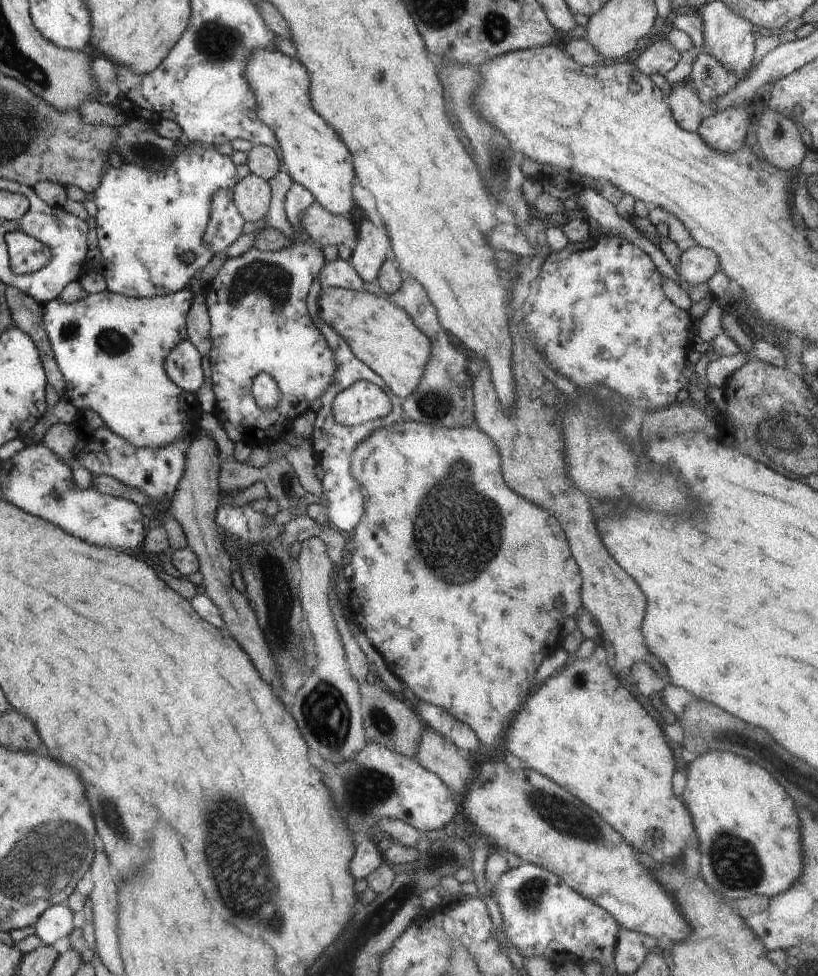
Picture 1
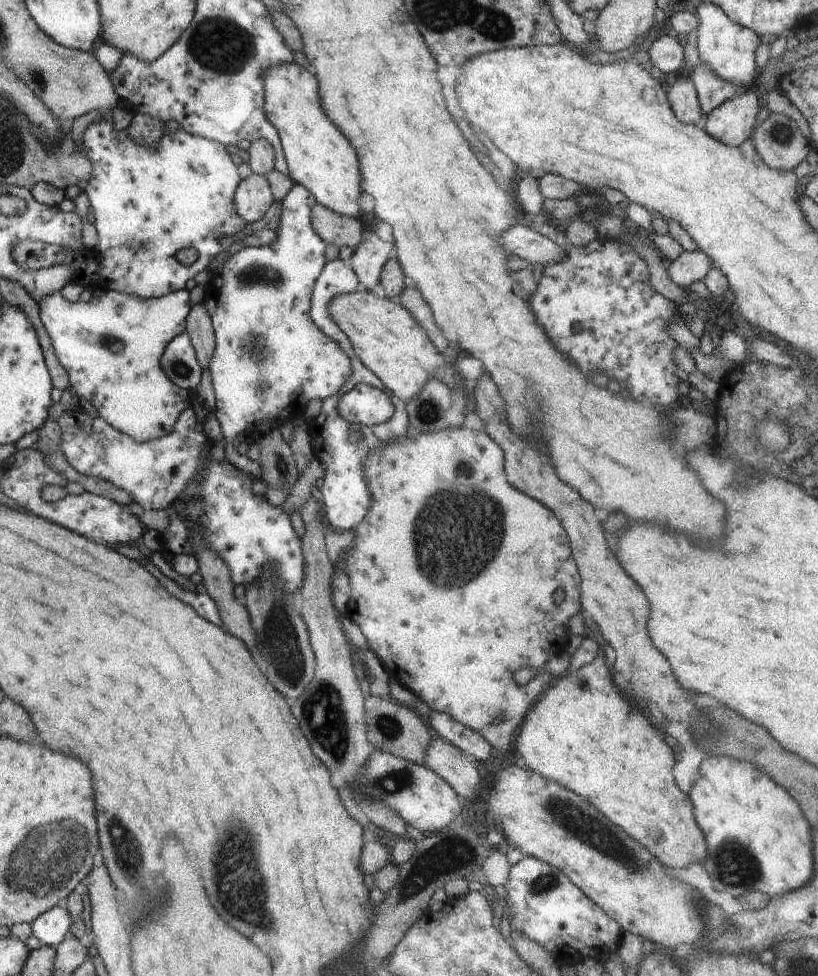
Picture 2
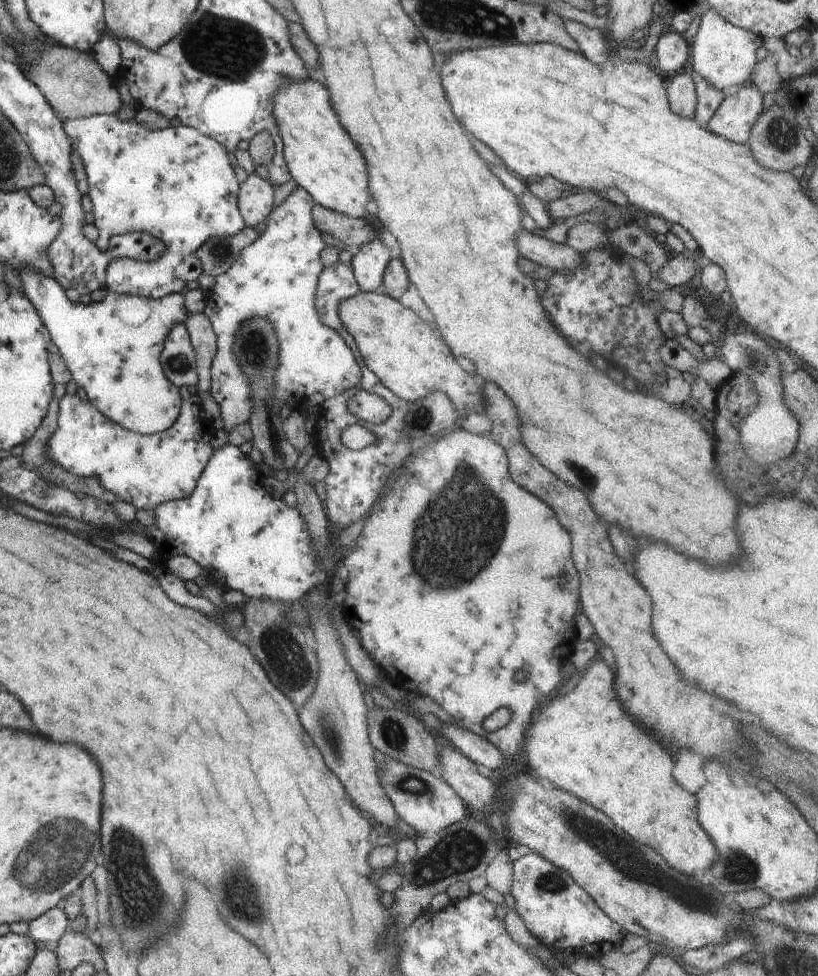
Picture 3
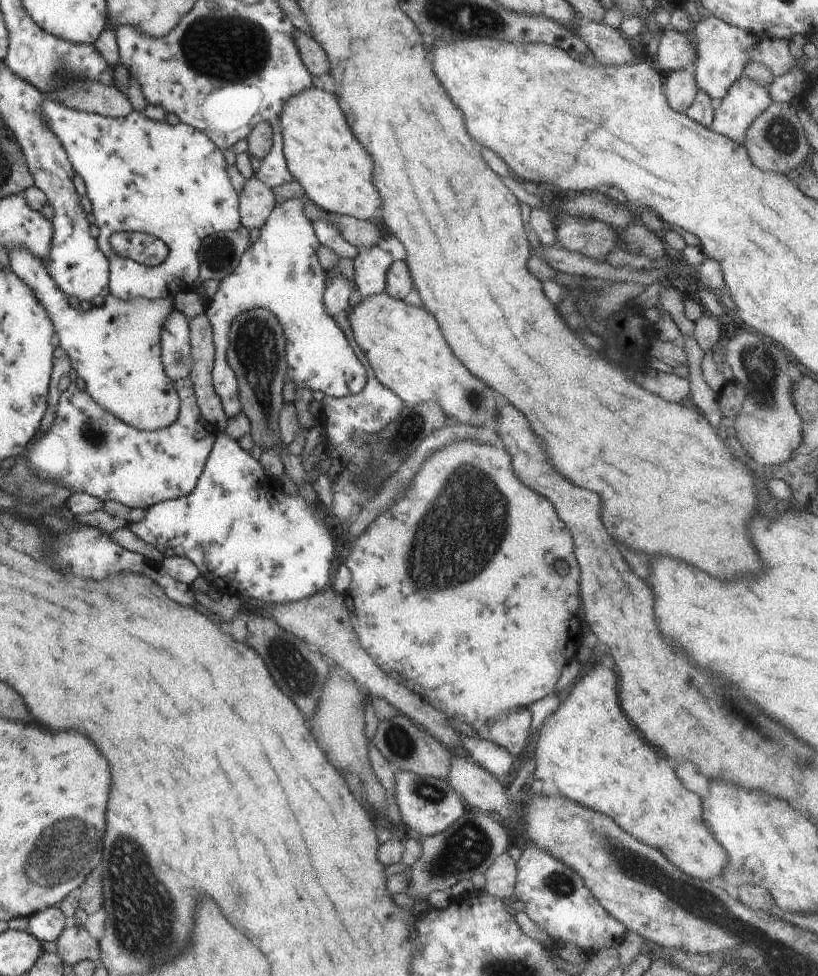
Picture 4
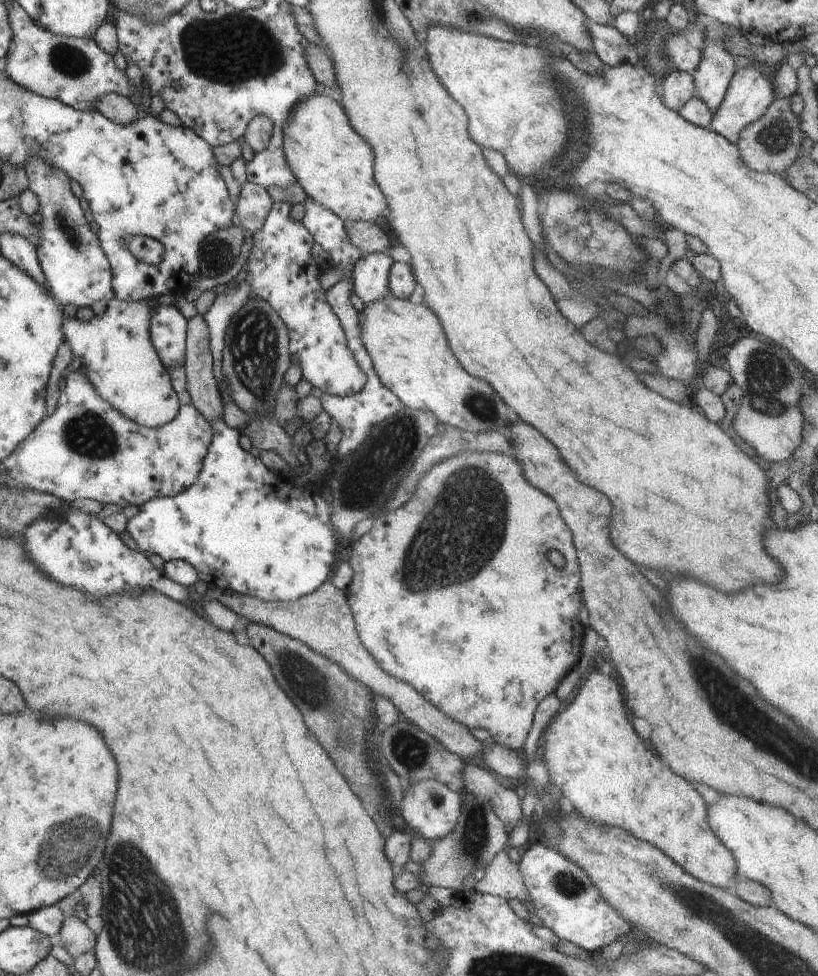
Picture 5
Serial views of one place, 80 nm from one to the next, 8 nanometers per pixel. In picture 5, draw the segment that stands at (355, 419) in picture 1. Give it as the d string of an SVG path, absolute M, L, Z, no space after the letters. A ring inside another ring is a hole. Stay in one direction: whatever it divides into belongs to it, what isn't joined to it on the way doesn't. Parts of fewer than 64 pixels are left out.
M286 200L273 203L262 228L254 233L253 246L241 272L226 284L228 290L218 295L210 310L203 314L209 328L213 375L221 395L231 396L233 393L222 368L225 332L231 316L251 299L266 301L284 321L289 332L291 363L300 366L301 378L310 382L314 388L341 397L357 393L367 380L347 347L342 325L326 302L325 290L320 287L318 279L323 269L312 257L314 237L302 221L291 217L291 208L292 204Z

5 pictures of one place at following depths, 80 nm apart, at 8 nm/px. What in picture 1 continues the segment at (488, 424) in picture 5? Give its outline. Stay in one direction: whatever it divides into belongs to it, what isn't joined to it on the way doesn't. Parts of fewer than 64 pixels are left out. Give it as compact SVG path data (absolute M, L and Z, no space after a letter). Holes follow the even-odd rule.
M326 287L320 291L318 316L342 336L353 355L375 372L390 390L406 398L423 377L423 368L431 353L430 339L414 326L408 313L399 306L368 291Z

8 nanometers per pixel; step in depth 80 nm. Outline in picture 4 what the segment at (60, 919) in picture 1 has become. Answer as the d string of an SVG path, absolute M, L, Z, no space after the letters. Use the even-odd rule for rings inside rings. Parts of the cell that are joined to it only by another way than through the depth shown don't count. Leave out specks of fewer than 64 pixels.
M59 906L52 907L28 918L27 931L39 941L56 942L61 932L68 925L66 920Z

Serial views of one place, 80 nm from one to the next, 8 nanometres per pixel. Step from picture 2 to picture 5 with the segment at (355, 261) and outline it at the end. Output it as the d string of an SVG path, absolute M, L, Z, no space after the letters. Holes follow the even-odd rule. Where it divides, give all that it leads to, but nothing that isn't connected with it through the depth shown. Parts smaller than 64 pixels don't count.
M362 253L353 266L354 290L364 304L389 293L388 275L394 260L387 253Z

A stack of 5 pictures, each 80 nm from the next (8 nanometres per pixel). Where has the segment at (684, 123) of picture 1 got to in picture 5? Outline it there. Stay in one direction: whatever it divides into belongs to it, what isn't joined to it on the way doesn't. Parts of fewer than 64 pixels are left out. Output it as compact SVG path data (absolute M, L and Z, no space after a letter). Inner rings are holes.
M686 71L670 72L663 82L664 104L673 111L681 109L692 97L695 97L699 90L696 86L693 75Z

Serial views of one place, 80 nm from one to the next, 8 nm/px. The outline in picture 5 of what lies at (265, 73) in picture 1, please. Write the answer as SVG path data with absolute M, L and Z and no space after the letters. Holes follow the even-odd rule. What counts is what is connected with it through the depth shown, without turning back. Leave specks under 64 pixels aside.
M318 92L301 100L286 119L283 132L283 153L287 165L295 174L298 182L304 188L308 197L316 200L320 206L339 216L343 221L373 222L382 216L386 208L386 198L380 192L373 175L375 156L366 142L348 122L347 114L338 101Z

